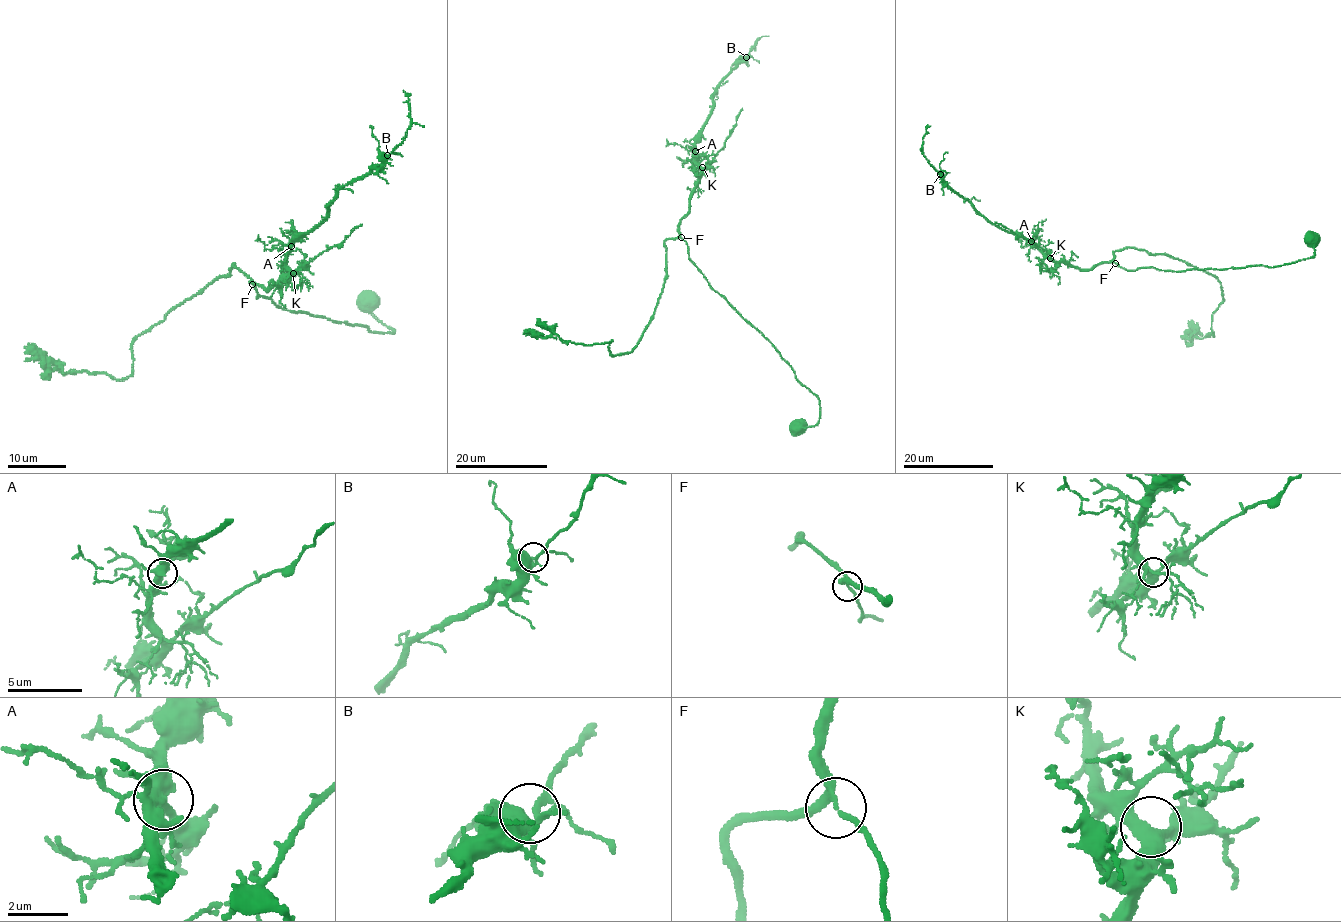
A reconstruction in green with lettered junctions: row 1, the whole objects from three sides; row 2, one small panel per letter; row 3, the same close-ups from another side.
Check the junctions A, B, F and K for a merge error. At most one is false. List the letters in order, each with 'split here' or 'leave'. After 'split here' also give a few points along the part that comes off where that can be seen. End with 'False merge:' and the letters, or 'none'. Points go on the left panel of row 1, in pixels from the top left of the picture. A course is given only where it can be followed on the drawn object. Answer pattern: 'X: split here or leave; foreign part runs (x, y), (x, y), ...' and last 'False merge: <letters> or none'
A: leave
B: leave
F: leave
K: leave
False merge: none

